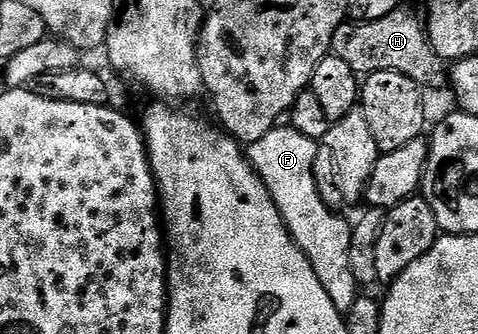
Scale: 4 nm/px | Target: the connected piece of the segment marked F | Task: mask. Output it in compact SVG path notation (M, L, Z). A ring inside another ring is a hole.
M270 129L257 143L253 143L246 150L245 156L255 169L255 174L263 180L263 185L269 191L273 203L277 203L277 211L289 231L289 235L305 251L313 271L317 271L317 279L321 279L321 287L329 291L329 299L333 299L333 307L337 311L347 314L349 307L361 296L358 283L353 279L353 271L349 267L349 247L351 246L352 222L346 221L346 216L340 215L336 210L331 209L321 199L319 188L315 182L315 160L319 146L316 141L301 135L296 129Z

